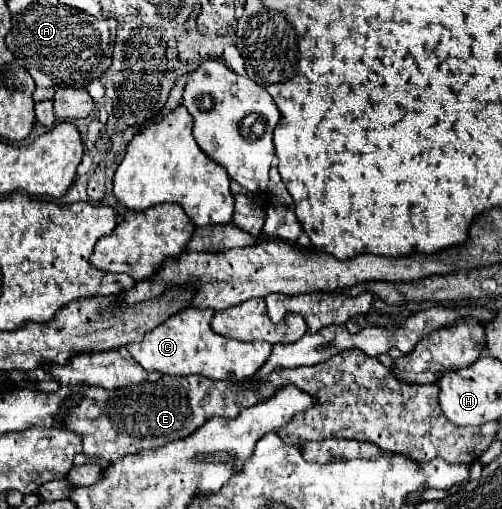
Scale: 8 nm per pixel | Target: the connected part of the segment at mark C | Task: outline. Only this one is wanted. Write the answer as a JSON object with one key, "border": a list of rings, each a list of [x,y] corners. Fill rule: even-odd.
{"border":[[[186,308],[170,316],[152,332],[148,332],[142,342],[128,344],[126,348],[134,356],[134,360],[150,372],[160,372],[170,376],[198,374],[210,380],[232,380],[232,382],[242,382],[254,376],[268,360],[272,346],[262,340],[240,342],[220,336],[210,328],[210,318],[212,310]]]}

